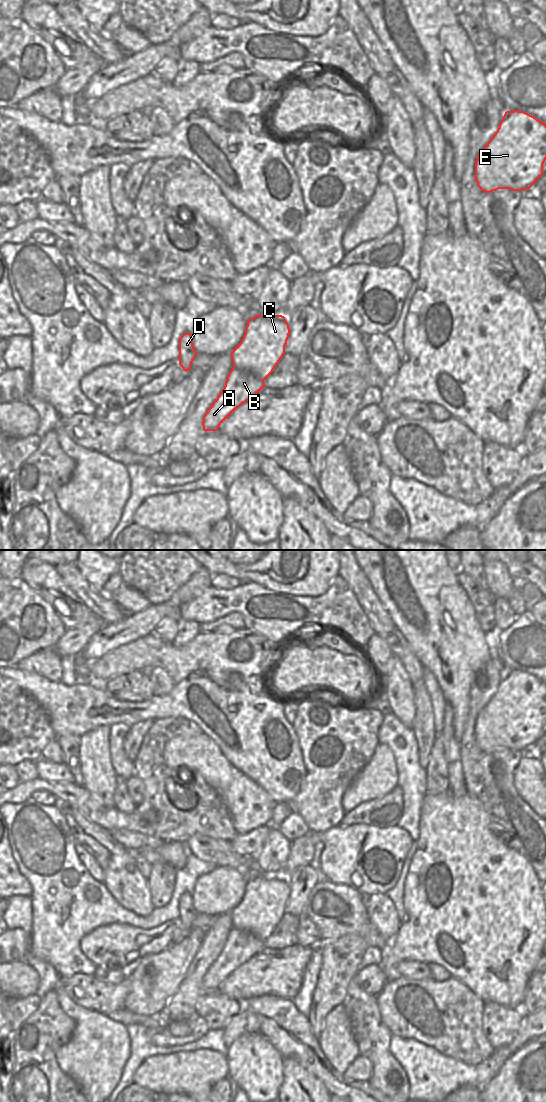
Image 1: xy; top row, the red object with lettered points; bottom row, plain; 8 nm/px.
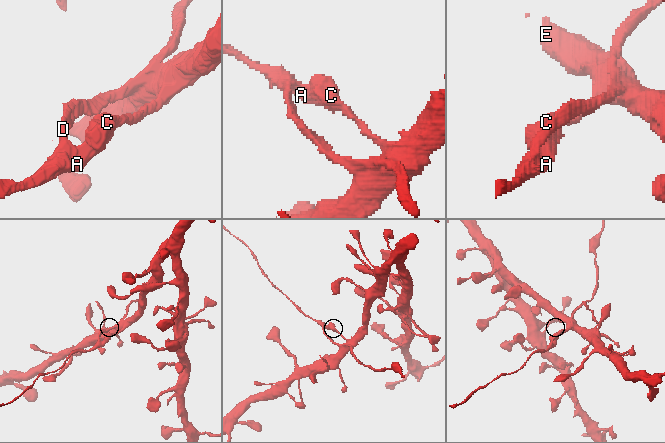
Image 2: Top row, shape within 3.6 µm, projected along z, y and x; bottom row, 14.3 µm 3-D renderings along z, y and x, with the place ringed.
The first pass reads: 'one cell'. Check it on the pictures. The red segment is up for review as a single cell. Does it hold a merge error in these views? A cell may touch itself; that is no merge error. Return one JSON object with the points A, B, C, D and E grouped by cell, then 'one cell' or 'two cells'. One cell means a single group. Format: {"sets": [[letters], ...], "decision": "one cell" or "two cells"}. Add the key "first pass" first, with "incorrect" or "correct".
{"first pass": "incorrect", "sets": [["A", "B", "D"], ["C", "E"]], "decision": "two cells"}

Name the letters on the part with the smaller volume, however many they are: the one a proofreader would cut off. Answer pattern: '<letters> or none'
A, B, D

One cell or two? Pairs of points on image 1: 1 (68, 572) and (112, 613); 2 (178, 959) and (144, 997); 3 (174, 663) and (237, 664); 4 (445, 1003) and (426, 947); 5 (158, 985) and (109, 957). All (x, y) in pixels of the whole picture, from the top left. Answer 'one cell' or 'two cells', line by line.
1: one cell
2: one cell
3: one cell
4: two cells
5: two cells

